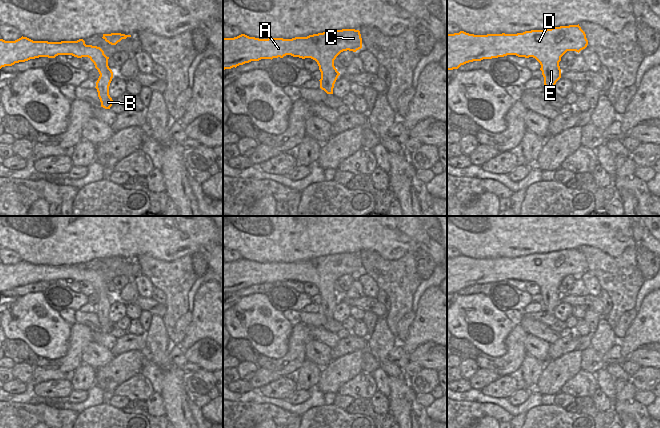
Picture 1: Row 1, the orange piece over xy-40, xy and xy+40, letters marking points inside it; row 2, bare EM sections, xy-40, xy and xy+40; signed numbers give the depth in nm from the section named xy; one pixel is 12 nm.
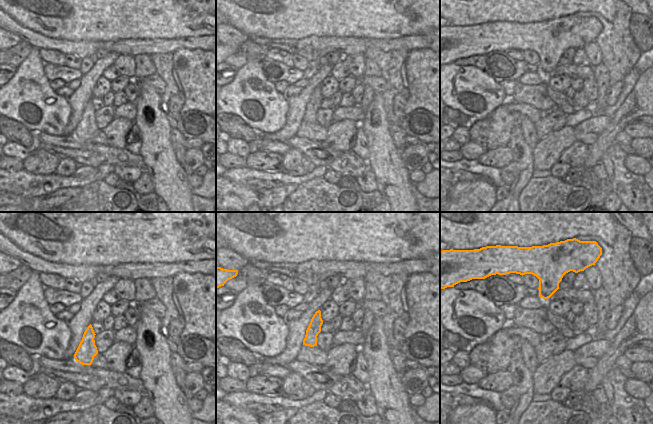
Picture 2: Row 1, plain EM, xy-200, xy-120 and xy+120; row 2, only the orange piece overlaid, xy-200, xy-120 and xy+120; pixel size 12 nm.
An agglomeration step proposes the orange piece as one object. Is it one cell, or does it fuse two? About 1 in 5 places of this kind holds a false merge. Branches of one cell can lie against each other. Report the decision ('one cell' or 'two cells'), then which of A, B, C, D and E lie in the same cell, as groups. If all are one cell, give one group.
one cell; A B C D E

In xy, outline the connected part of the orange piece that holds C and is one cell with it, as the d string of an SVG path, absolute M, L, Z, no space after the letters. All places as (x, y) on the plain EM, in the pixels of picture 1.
M355 253L325 255L292 263L259 263L241 258L234 262L223 261L223 294L286 279L311 282L317 286L321 296L320 312L327 318L333 318L334 308L340 299L334 284L343 275L356 276L361 272L361 258Z

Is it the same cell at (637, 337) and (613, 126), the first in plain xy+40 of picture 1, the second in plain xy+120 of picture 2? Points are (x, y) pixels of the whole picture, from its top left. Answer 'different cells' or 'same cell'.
same cell

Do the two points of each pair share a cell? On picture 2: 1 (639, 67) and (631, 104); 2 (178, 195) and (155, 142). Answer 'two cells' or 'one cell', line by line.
1: two cells
2: one cell

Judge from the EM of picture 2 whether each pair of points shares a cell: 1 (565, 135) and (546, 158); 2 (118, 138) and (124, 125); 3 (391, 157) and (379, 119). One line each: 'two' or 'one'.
1: one
2: one
3: one

